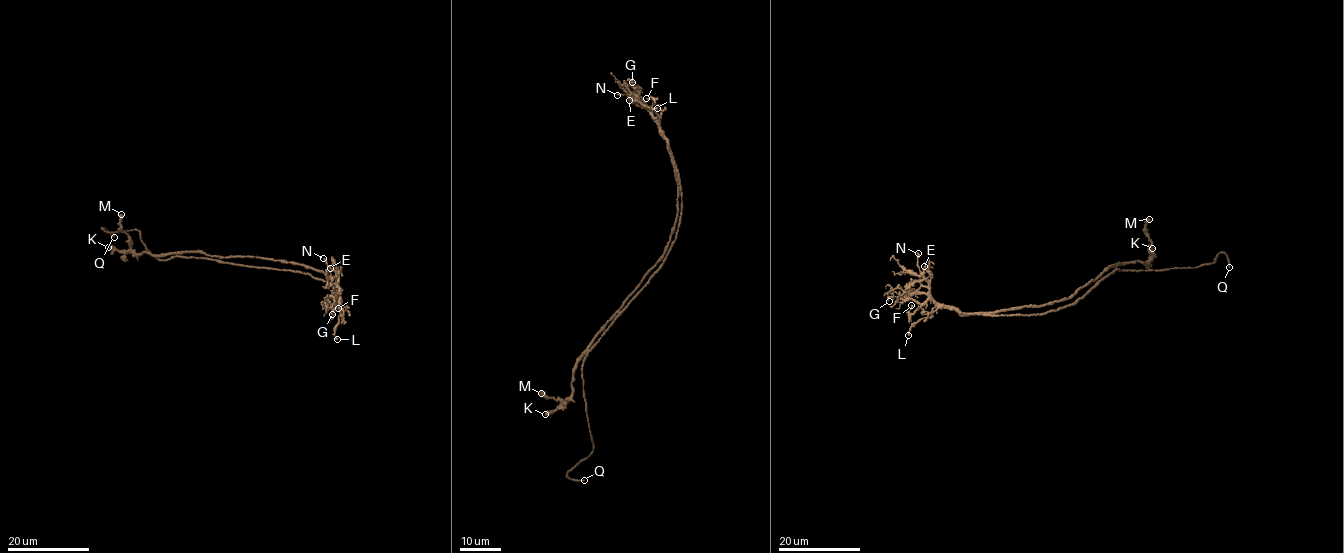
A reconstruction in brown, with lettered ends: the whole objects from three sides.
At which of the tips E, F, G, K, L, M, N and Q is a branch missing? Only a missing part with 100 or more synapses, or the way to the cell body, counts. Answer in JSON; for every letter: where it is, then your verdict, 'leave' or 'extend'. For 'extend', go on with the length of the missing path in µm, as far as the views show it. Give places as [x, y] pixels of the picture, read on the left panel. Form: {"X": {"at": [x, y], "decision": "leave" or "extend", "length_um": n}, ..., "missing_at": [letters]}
{"E": {"at": [330, 268], "decision": "leave"}, "F": {"at": [338, 308], "decision": "leave"}, "G": {"at": [332, 314], "decision": "leave"}, "K": {"at": [108, 247], "decision": "leave"}, "L": {"at": [337, 339], "decision": "leave"}, "M": {"at": [121, 214], "decision": "leave"}, "N": {"at": [323, 258], "decision": "leave"}, "Q": {"at": [114, 237], "decision": "extend", "length_um": 10}, "missing_at": ["Q"]}

